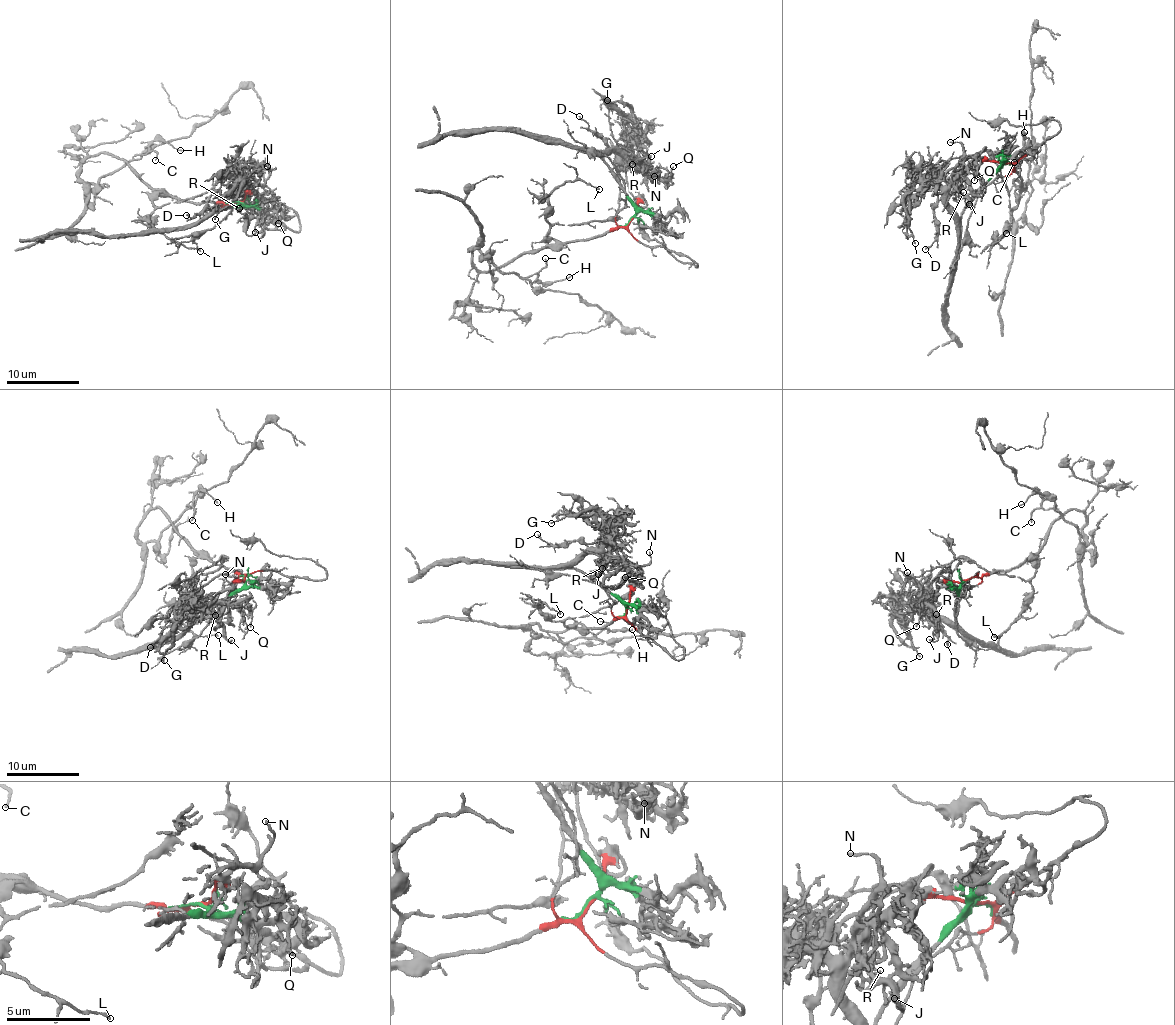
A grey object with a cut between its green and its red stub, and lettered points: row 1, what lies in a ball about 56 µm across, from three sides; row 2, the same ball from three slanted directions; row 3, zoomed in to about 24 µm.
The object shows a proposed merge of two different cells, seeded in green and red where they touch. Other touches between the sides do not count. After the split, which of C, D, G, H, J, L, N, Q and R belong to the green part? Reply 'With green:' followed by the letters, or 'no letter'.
With green: G, J, N, Q, R

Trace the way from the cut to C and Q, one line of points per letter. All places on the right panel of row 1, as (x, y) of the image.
C: (1005, 164), (1021, 179), (1020, 192), (1013, 181), (1013, 222), (1032, 191), (1028, 165), (1017, 153), (1014, 162)
Q: (1005, 164), (998, 167), (959, 216), (948, 201), (952, 175), (972, 164), (976, 166), (974, 181)

